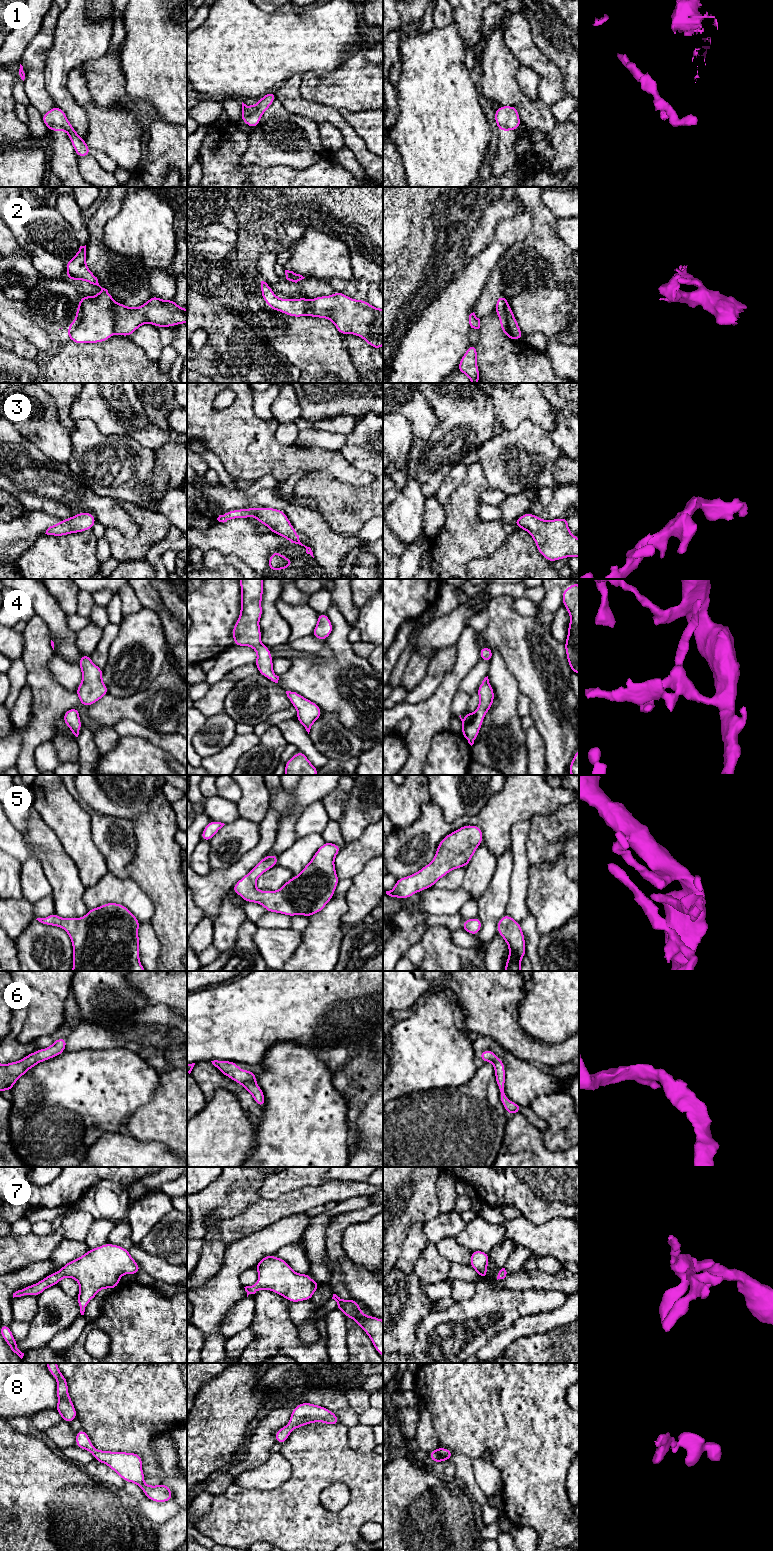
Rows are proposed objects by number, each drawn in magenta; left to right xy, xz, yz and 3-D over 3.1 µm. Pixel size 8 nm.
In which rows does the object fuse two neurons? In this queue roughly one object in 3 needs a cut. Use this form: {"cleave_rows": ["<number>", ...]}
{"cleave_rows": ["1", "2"]}

